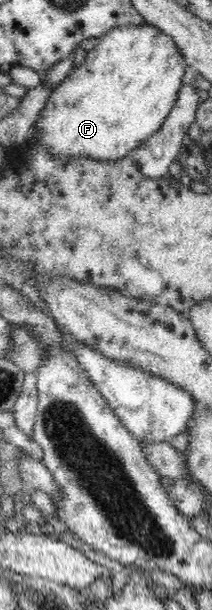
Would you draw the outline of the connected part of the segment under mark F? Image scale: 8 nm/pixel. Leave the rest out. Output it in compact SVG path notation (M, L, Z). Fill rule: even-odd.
M150 24L109 30L99 38L86 58L58 84L41 110L35 128L42 146L56 158L90 158L114 161L129 156L134 148L160 130L176 102L185 73L184 59L171 36Z

